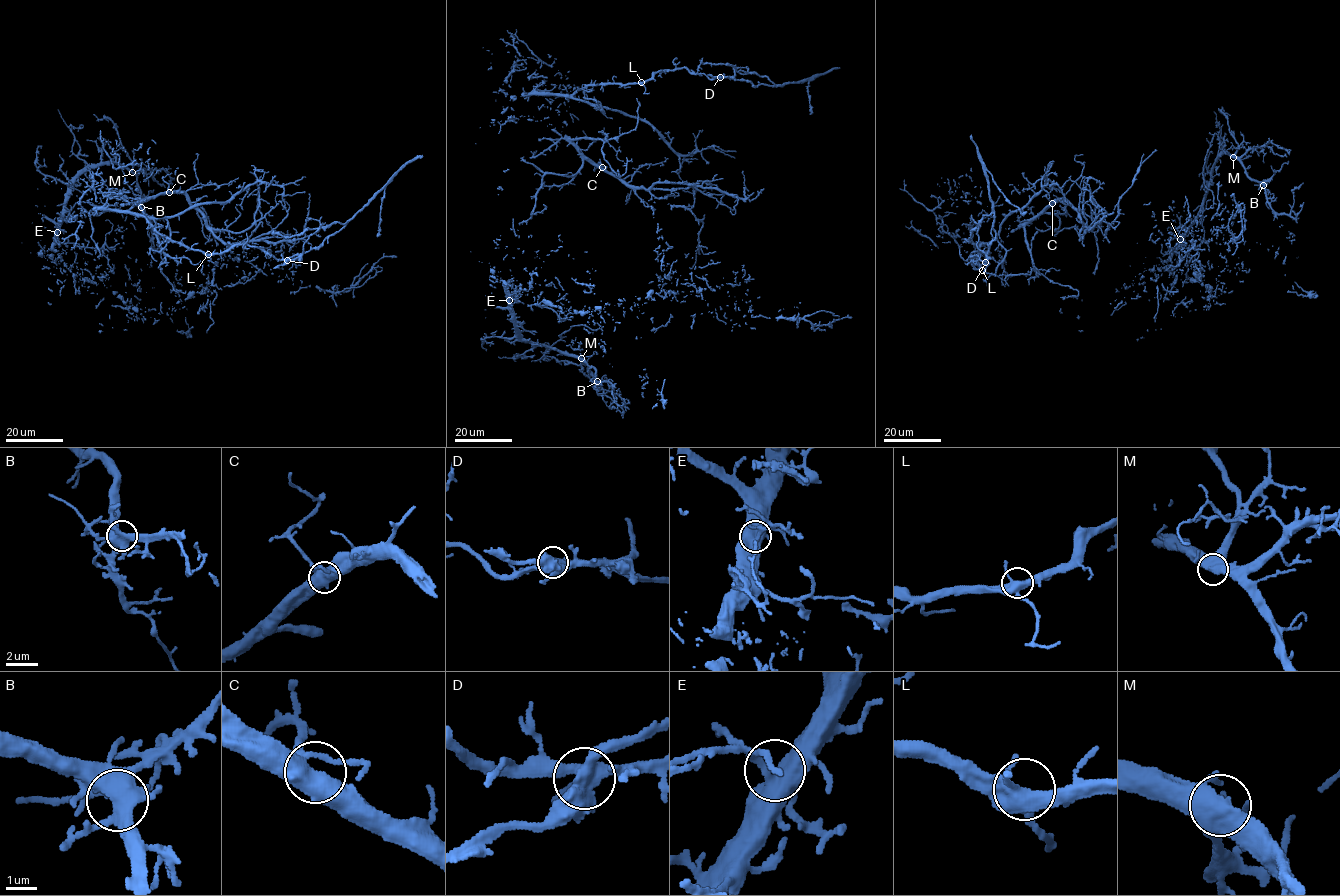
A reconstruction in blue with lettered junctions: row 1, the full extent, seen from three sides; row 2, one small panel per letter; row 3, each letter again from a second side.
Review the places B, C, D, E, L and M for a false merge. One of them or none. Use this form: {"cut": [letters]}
{"cut": ["D"]}

